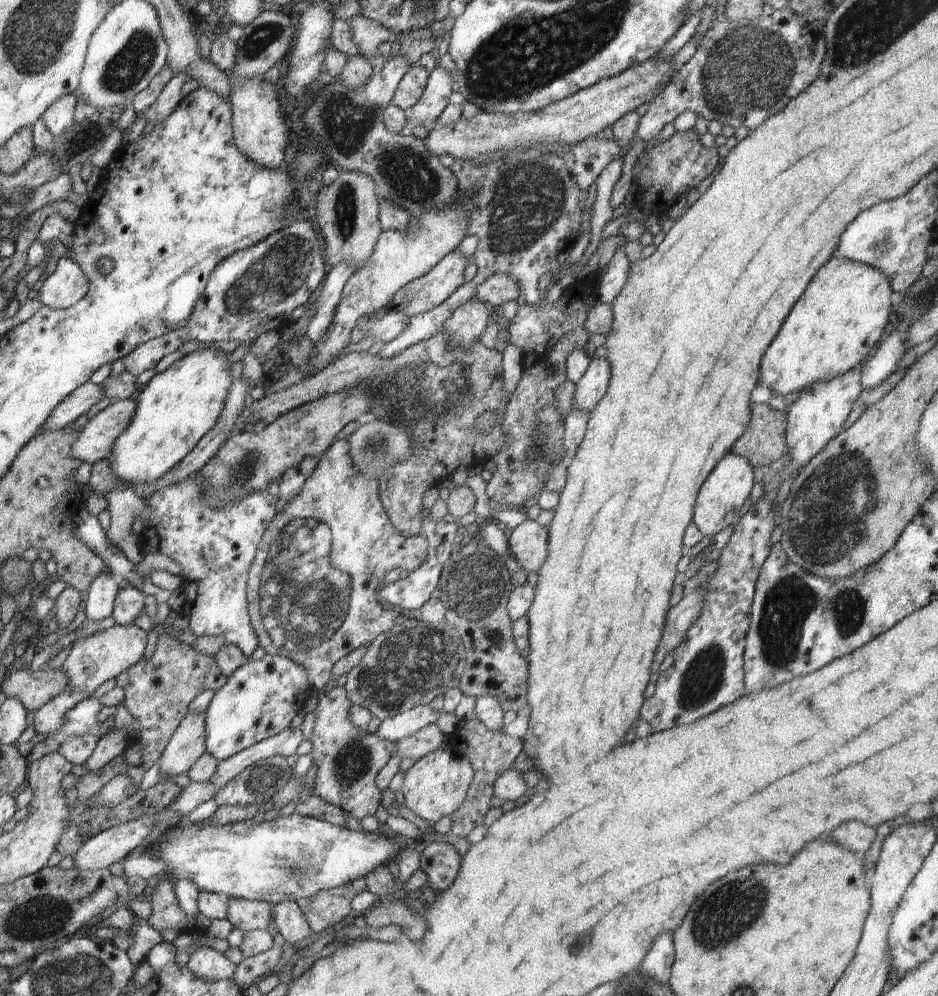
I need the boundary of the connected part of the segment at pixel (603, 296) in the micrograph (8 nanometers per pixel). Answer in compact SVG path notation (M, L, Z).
M624 248L616 250L616 254L608 264L608 271L598 279L597 294L599 302L612 305L614 298L622 292L630 276L630 264Z

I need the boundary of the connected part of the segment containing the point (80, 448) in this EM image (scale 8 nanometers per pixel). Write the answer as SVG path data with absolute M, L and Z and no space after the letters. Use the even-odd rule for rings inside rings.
M136 399L118 400L88 418L70 454L80 462L95 464L108 459L112 444L120 436L136 410Z

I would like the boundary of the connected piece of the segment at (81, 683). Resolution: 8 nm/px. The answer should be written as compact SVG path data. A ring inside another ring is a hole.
M135 624L130 626L115 625L113 628L96 632L91 637L85 637L75 642L73 653L64 660L60 667L68 676L68 686L62 694L52 698L34 714L34 730L45 736L56 732L62 726L62 718L68 710L75 708L80 702L91 698L97 688L112 678L132 668L142 660L148 636L146 630Z

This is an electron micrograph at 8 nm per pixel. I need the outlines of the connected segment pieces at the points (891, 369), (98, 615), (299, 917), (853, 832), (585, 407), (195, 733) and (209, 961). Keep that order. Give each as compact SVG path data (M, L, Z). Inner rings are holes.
M894 328L886 339L880 341L860 371L862 390L870 390L882 384L900 368L901 359L909 348L906 346L906 333L907 330Z
M104 572L92 580L86 596L86 614L84 618L93 623L112 616L114 602L119 594L119 587L112 578L112 573Z
M284 900L272 906L272 914L279 934L292 946L313 934L298 904L292 900Z
M846 822L830 832L830 836L836 840L834 844L854 852L859 857L863 856L872 846L875 835L876 828L868 827L862 822Z
M592 356L584 376L576 383L572 407L582 412L591 412L606 396L610 378L612 372L608 360Z
M189 712L180 722L160 756L159 768L163 778L187 775L188 770L206 753L205 719L204 712Z
M200 944L189 956L188 968L202 980L229 980L238 966L224 954Z

